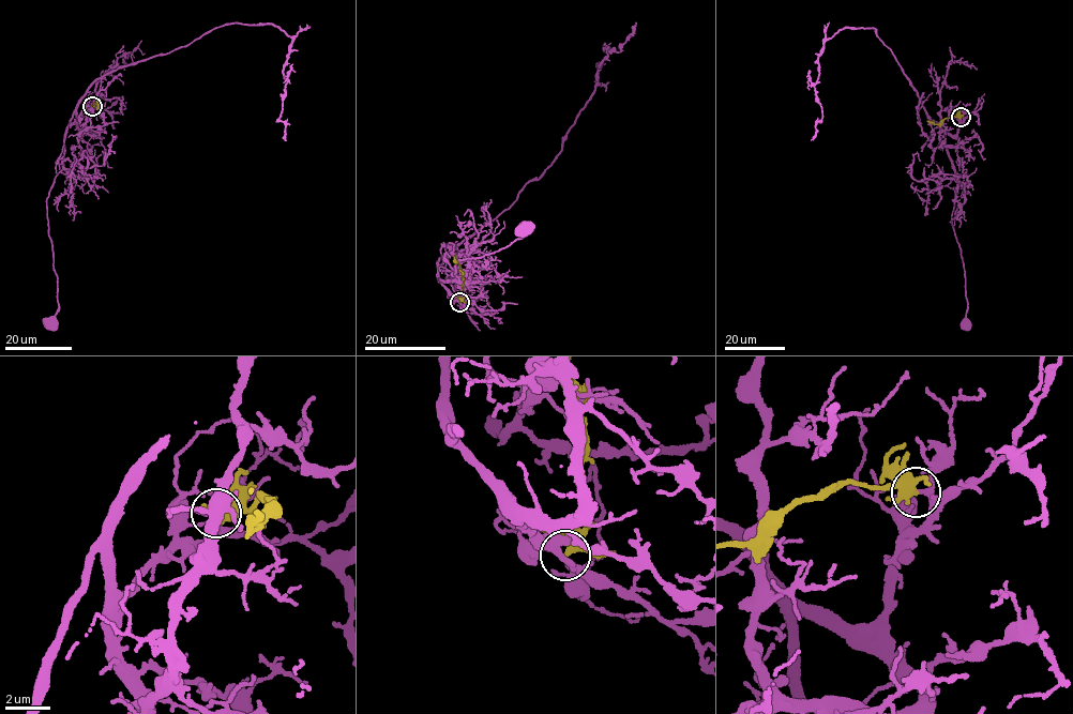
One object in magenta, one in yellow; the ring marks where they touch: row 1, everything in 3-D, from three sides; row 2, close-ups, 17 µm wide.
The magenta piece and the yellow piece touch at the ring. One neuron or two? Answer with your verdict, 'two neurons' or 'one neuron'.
two neurons

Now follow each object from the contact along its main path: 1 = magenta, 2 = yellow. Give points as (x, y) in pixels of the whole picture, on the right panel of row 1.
1: (962, 117), (956, 134), (945, 135), (945, 139), (958, 185), (952, 219), (965, 282), (967, 310), (964, 323)
2: (962, 117), (951, 116), (938, 124), (927, 121)

